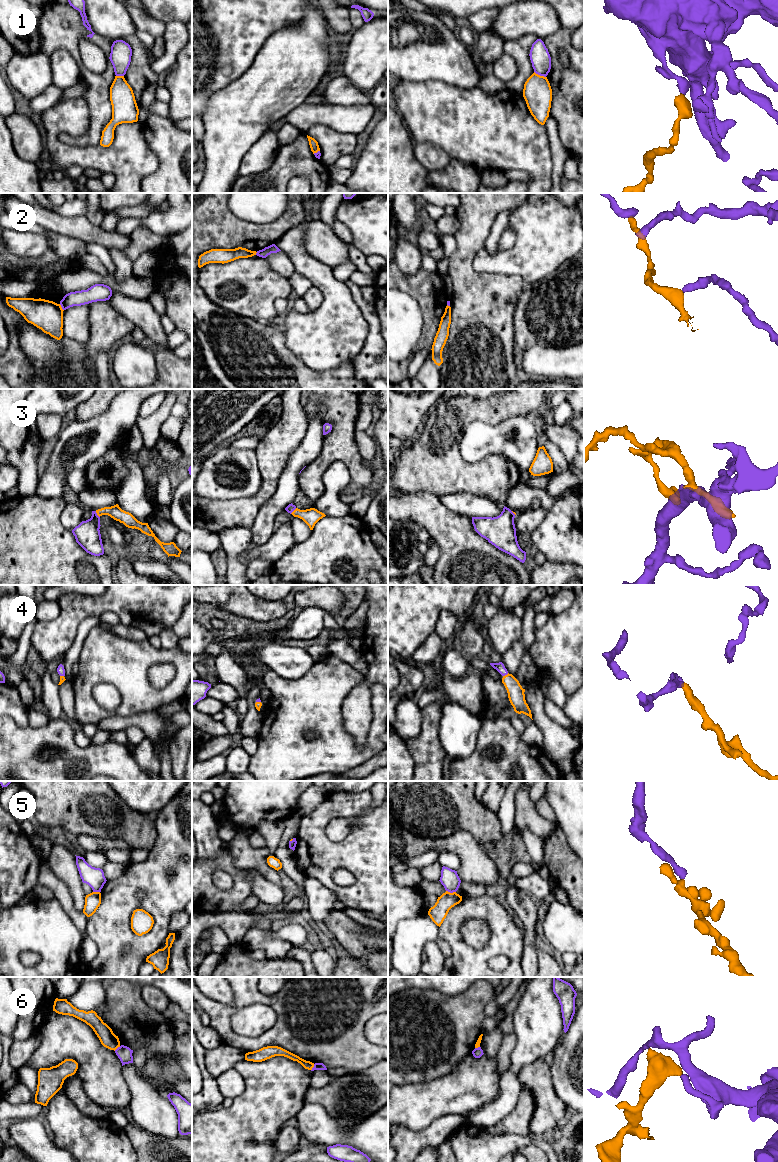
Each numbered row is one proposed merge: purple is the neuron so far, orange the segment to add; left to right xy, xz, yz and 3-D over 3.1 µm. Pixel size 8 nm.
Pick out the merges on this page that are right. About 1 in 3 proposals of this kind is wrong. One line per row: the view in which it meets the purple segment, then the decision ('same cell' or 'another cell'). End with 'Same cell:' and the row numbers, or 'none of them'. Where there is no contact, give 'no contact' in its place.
1: contact in yz; another cell
2: contact in xy; another cell
3: contact in xy; same cell
4: contact in yz; same cell
5: contact in yz; another cell
6: contact in xz; another cell
Same cell: 3, 4

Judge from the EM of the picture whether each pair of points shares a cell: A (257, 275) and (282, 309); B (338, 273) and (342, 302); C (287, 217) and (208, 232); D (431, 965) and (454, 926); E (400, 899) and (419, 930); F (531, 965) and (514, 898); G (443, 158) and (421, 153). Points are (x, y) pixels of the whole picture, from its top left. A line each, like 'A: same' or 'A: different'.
A: different
B: different
C: same
D: different
E: different
F: same
G: same

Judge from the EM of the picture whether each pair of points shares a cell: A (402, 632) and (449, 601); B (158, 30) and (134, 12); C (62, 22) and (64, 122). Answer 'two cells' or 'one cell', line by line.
A: one cell
B: one cell
C: two cells

